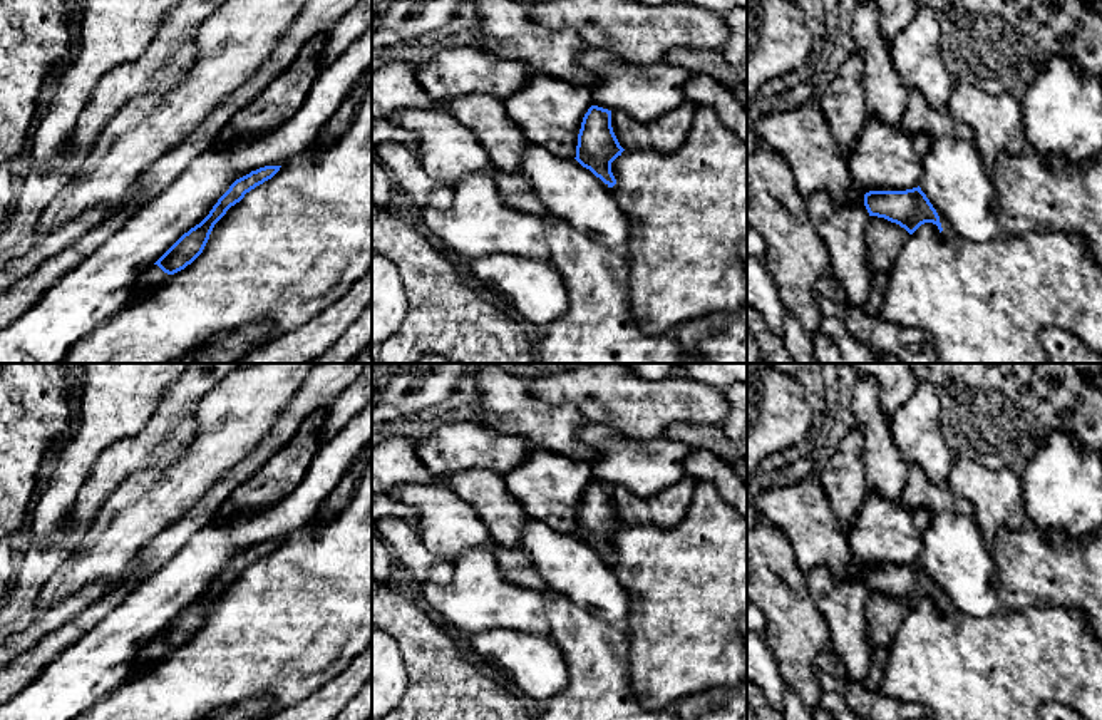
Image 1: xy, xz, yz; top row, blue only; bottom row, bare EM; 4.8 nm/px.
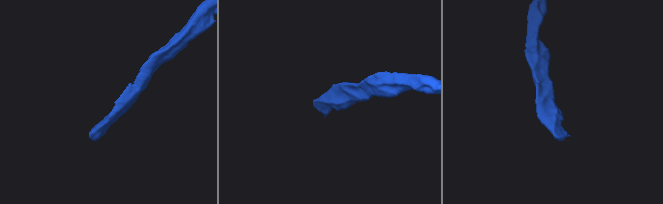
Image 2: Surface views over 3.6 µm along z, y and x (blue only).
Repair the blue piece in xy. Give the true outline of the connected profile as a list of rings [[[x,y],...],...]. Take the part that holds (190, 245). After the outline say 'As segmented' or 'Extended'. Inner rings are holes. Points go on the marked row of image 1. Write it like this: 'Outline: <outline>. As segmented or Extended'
Outline: [[[265,166],[236,179],[218,199],[209,214],[188,233],[184,233],[156,263],[152,263],[137,280],[132,295],[159,286],[169,275],[191,265],[204,249],[214,224],[226,211],[239,203],[246,193],[271,179],[281,166]]]. Extended

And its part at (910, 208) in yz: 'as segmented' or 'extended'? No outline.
as segmented

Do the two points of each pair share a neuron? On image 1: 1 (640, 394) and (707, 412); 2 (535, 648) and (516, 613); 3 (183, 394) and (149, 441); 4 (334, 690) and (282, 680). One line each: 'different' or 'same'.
1: same
2: different
3: same
4: different

